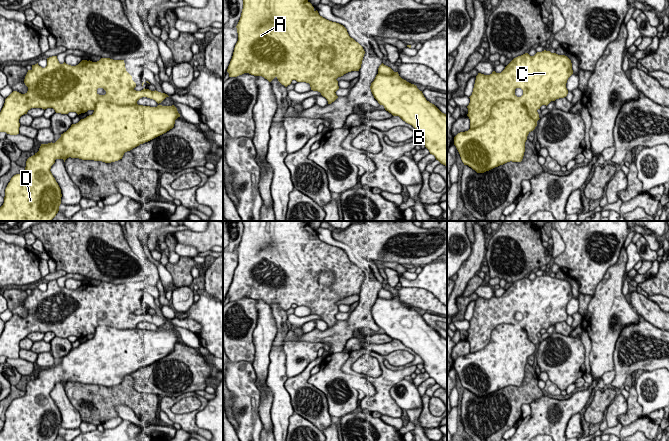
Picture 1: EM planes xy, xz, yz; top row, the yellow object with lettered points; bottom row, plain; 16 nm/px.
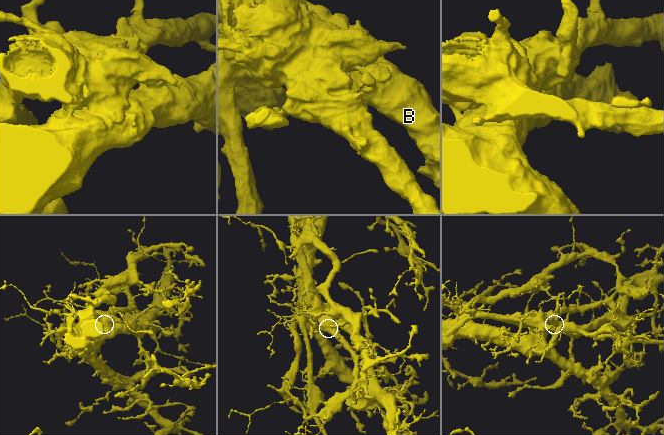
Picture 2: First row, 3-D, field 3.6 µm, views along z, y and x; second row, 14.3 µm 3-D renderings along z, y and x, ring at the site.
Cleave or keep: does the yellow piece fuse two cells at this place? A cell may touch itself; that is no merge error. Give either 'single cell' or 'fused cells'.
fused cells

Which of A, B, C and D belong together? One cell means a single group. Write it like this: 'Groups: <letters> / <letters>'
Groups: A C / B D

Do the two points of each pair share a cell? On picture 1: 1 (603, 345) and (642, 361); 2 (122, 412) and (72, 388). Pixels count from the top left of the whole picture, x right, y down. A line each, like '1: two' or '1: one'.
1: two
2: two

